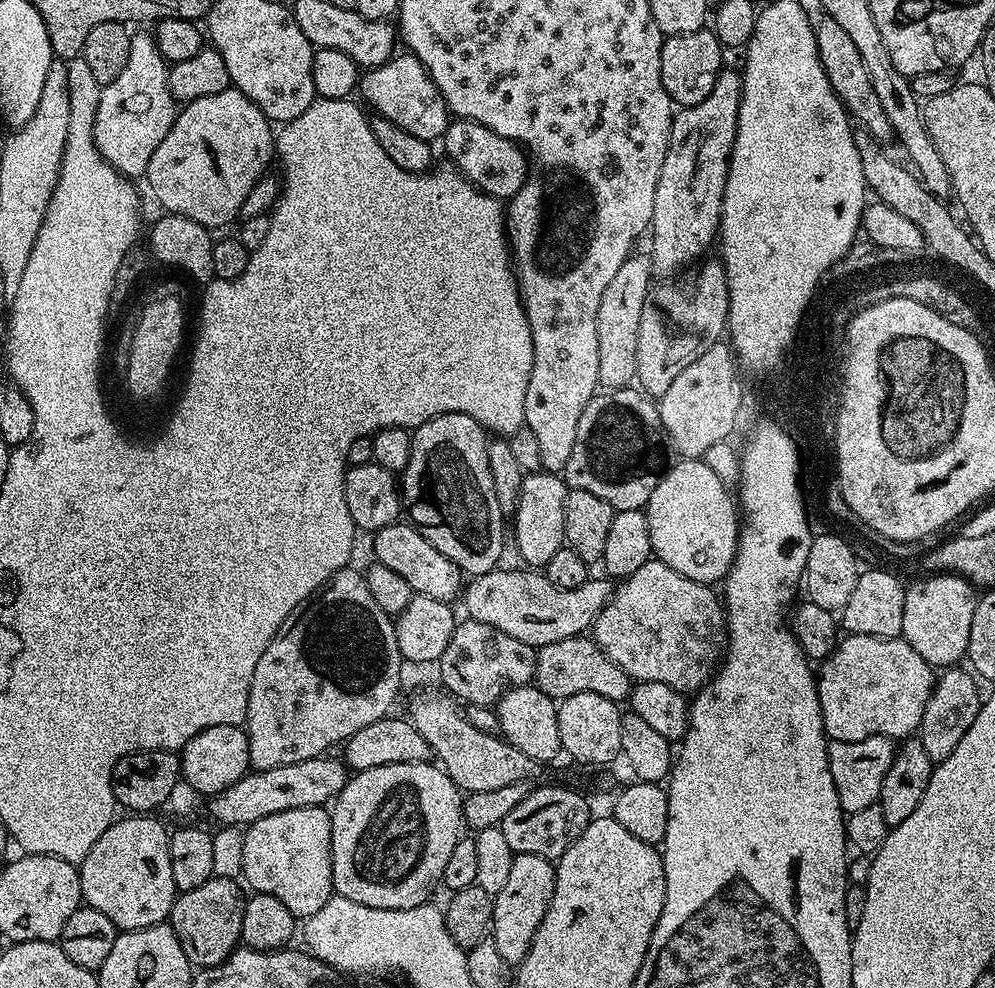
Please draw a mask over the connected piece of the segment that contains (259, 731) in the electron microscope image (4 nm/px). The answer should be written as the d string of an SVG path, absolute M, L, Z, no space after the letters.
M349 566L338 570L326 583L324 583L323 588L308 601L306 607L301 606L288 615L286 622L282 622L282 626L278 630L278 634L275 638L266 646L266 650L262 650L262 658L258 658L258 666L254 666L254 678L250 682L250 690L248 691L248 715L246 717L246 731L248 734L248 763L257 772L262 770L270 770L271 768L277 768L278 766L286 766L287 764L293 764L294 762L306 762L310 758L315 756L325 755L329 750L337 744L337 746L343 745L346 741L351 738L354 734L358 734L358 730L363 730L365 726L370 726L370 722L378 722L382 717L389 715L393 711L392 703L396 700L396 695L400 692L400 664L402 665L402 657L400 651L398 650L398 638L396 637L396 626L393 617L387 616L384 611L382 611L378 602L374 602L374 598L370 594L370 586L366 586L364 581L364 572L358 570L355 572L355 567Z

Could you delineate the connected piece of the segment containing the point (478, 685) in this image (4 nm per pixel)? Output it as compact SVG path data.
M464 618L457 623L446 650L440 655L440 680L457 701L465 705L492 706L509 688L522 688L533 683L536 653L537 649L526 646L526 642L502 634L502 630L494 630L494 626L486 626L486 622Z

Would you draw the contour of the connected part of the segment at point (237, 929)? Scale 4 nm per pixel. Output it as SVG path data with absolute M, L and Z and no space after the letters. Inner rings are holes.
M211 876L202 886L179 893L172 903L170 927L182 946L193 969L199 970L218 966L226 962L231 952L241 943L242 914L244 913L245 893L240 893L241 885L235 879Z

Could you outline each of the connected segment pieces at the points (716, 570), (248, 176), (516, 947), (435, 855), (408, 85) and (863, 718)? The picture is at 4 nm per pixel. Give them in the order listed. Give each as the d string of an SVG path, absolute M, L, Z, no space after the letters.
M703 459L676 461L665 471L663 478L654 486L654 494L650 494L646 505L646 515L650 526L650 542L655 559L666 562L678 574L686 574L686 578L694 578L694 582L715 585L727 576L732 560L736 556L736 539L742 531L741 521L738 519L738 504L730 493L729 485L718 478L704 464Z
M229 86L218 94L187 101L177 111L176 120L170 126L157 150L150 157L146 181L152 187L158 203L165 213L185 216L204 228L217 230L223 224L240 216L240 207L246 202L250 190L265 179L264 171L274 160L274 128L270 121L237 88Z
M538 854L513 855L506 886L502 886L502 890L492 901L490 933L490 939L496 943L502 958L506 958L508 964L518 966L526 958L534 942L534 934L538 934L538 926L542 926L542 918L546 918L550 898L554 898L555 881L553 861Z
M435 763L426 764L395 764L394 766L374 766L365 772L357 772L345 784L339 796L336 797L330 808L332 818L332 886L335 895L350 898L350 902L358 902L362 906L371 908L385 908L386 910L406 910L417 908L419 904L429 903L432 891L436 884L442 881L442 870L446 870L446 862L450 859L450 853L454 846L461 840L462 821L464 819L464 805L462 793L444 773L443 768Z
M411 54L400 55L393 55L385 64L367 69L360 77L359 95L364 95L363 103L369 109L372 107L371 111L375 115L394 122L394 126L402 126L402 130L414 134L414 138L439 141L450 123L448 103L442 98L438 86L418 57Z
M845 635L819 665L816 677L824 731L829 741L842 742L867 736L911 737L920 727L933 687L932 665L903 638Z

